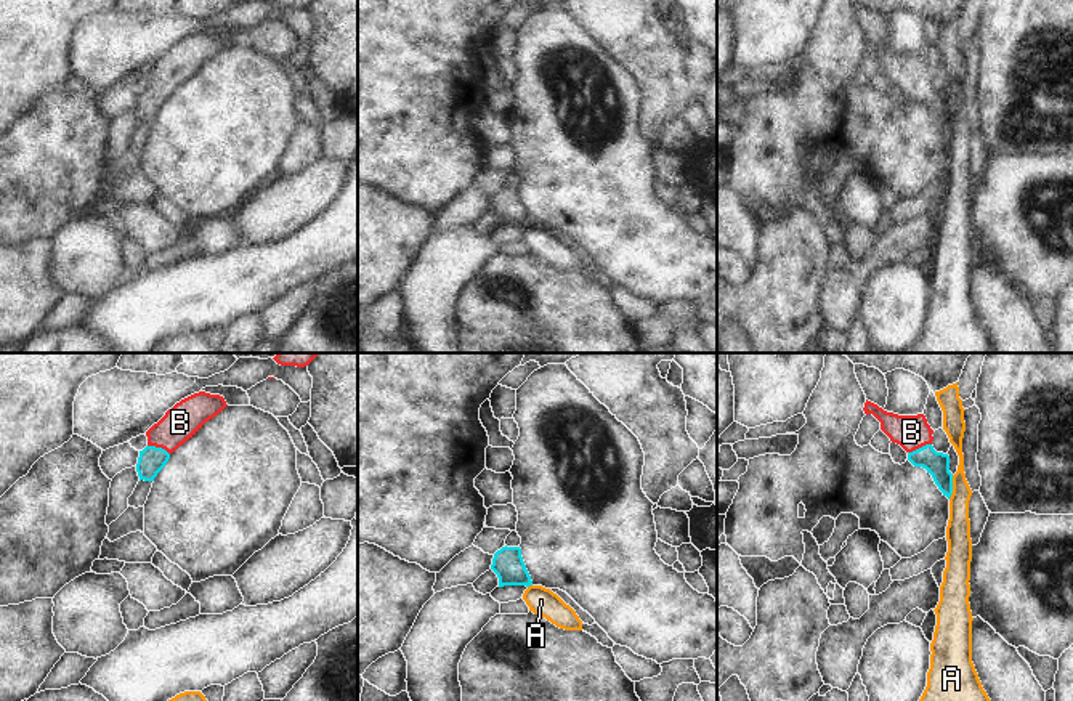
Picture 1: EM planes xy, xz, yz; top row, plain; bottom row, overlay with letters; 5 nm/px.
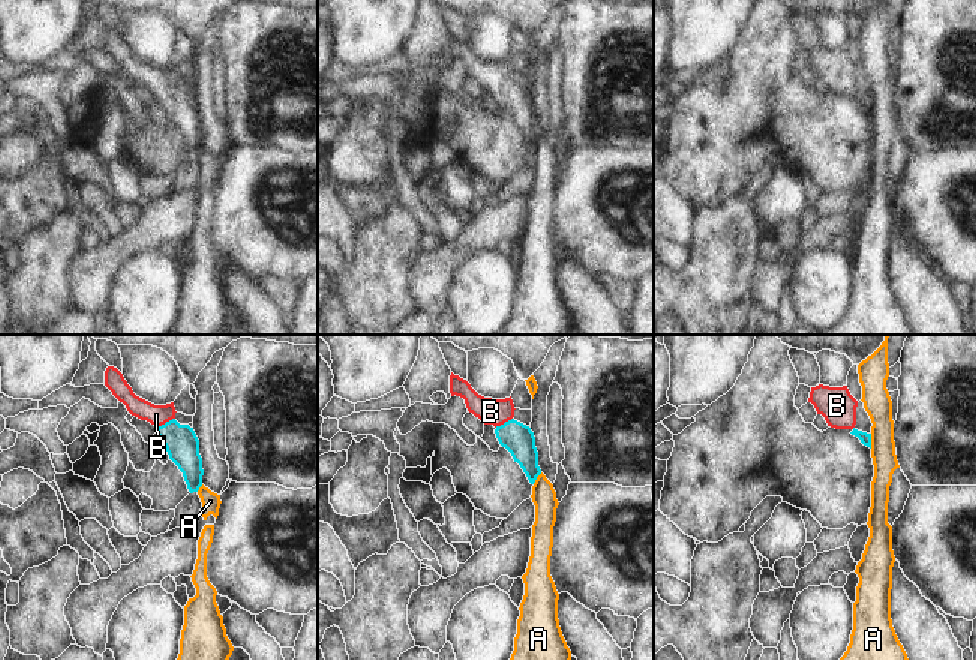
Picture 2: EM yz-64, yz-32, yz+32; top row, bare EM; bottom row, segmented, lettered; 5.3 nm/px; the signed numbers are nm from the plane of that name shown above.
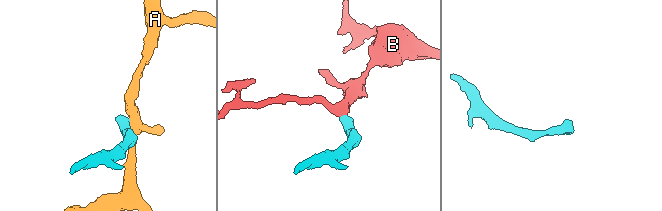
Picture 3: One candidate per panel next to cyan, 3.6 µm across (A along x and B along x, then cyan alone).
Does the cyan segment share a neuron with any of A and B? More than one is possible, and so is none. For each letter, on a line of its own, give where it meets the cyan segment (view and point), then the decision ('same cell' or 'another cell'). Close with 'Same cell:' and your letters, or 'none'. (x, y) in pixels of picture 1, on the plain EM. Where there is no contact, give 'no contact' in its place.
A: yz (951, 127) | another cell
B: yz (919, 89) | same cell
Same cell: B

